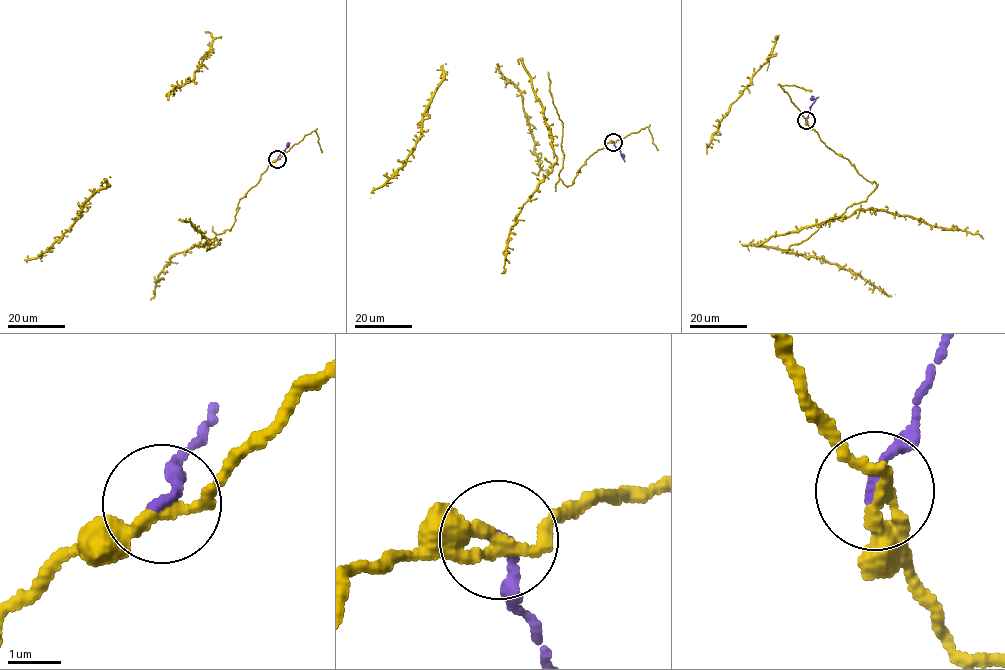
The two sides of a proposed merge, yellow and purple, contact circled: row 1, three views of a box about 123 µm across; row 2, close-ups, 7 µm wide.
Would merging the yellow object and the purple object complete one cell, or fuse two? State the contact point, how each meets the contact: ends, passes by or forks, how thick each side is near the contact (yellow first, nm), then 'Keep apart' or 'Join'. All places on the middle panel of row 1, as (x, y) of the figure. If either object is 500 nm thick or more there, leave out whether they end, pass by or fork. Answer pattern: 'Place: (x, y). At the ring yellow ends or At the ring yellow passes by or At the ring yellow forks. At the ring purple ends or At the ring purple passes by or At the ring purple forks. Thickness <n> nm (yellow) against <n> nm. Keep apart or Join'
Place: (613, 142). At the ring yellow passes by. At the ring purple ends. Thickness 280 nm (yellow) against 220 nm. Keep apart

